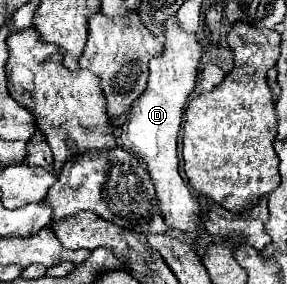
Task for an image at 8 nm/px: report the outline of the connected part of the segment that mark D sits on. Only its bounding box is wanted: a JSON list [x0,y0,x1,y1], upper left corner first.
[122,17,204,243]

